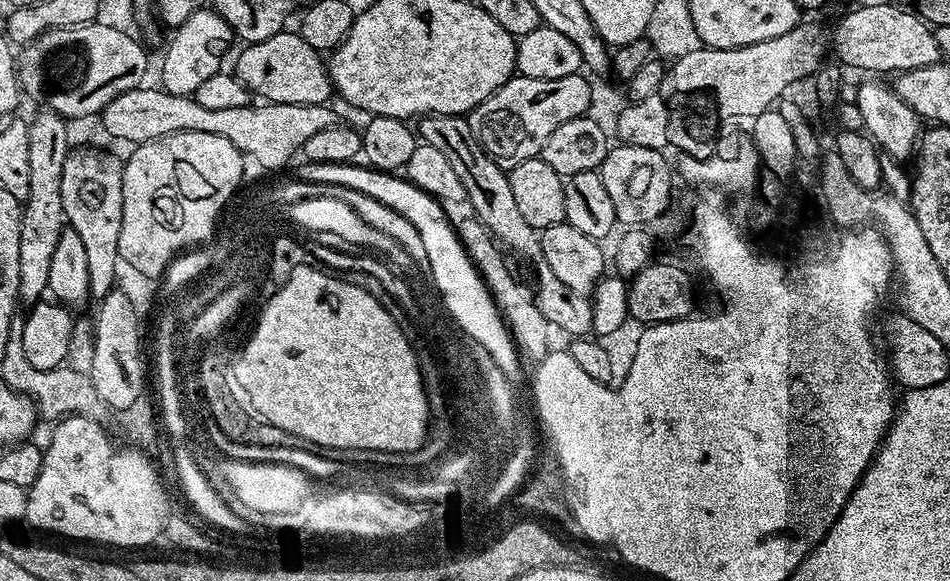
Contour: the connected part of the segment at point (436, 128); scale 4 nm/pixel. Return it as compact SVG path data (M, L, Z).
M422 116L419 117L418 136L421 141L434 150L439 150L450 162L454 174L462 181L466 190L466 204L471 208L482 223L488 227L488 231L505 249L517 252L524 260L532 263L532 280L536 283L534 287L534 299L538 310L542 310L542 318L553 329L565 332L568 338L584 338L594 325L592 315L592 301L587 295L570 290L554 278L550 266L544 261L544 255L540 249L540 232L518 211L514 203L514 192L510 190L508 172L492 157L487 156L482 146L477 144L474 134L470 130L467 119L464 116Z

